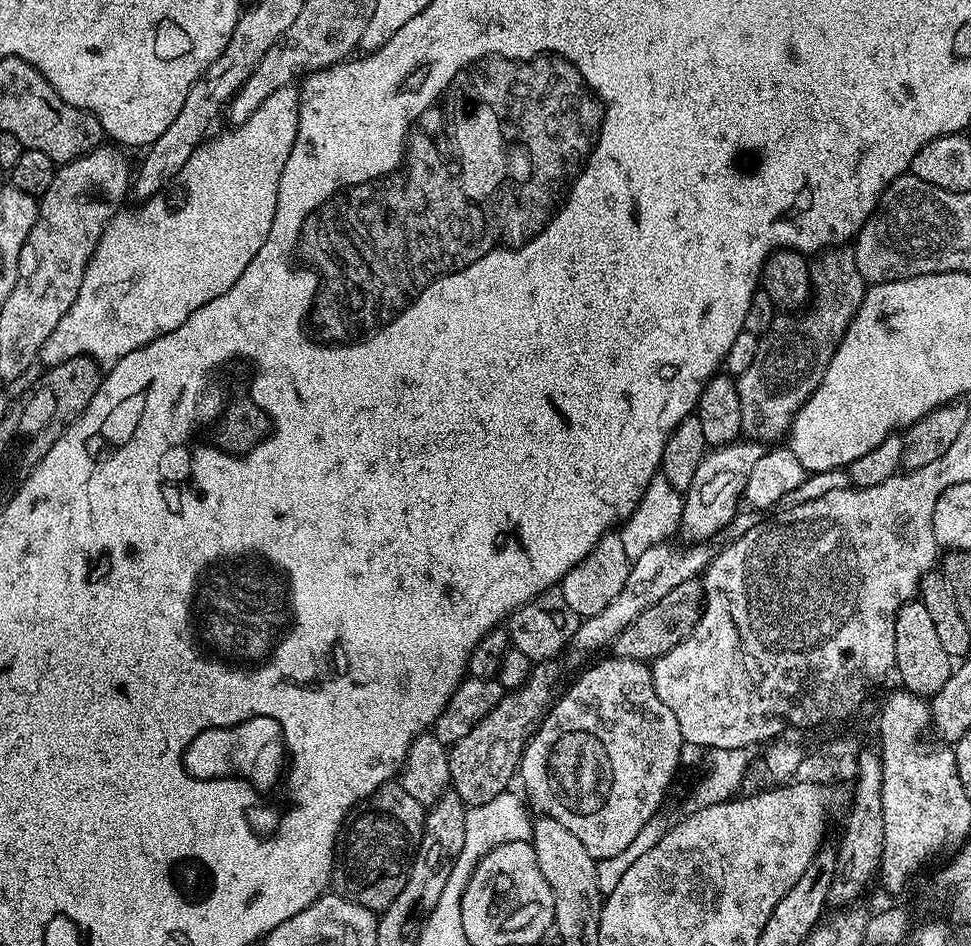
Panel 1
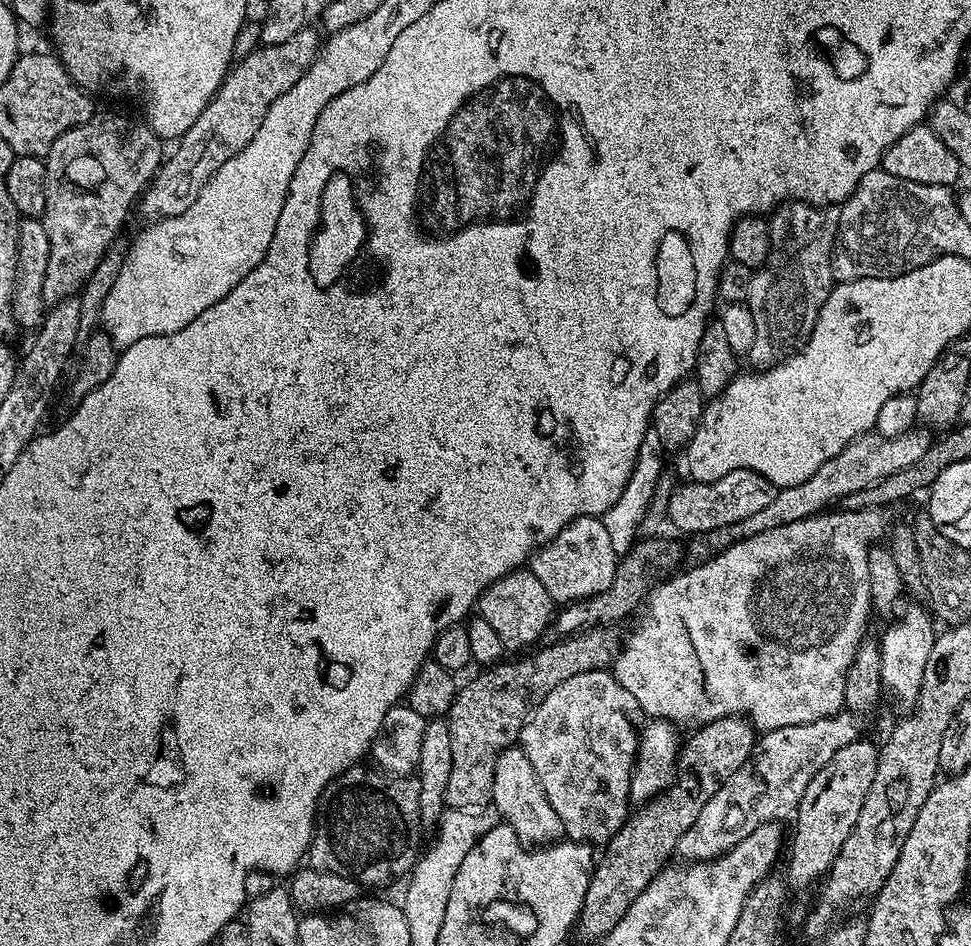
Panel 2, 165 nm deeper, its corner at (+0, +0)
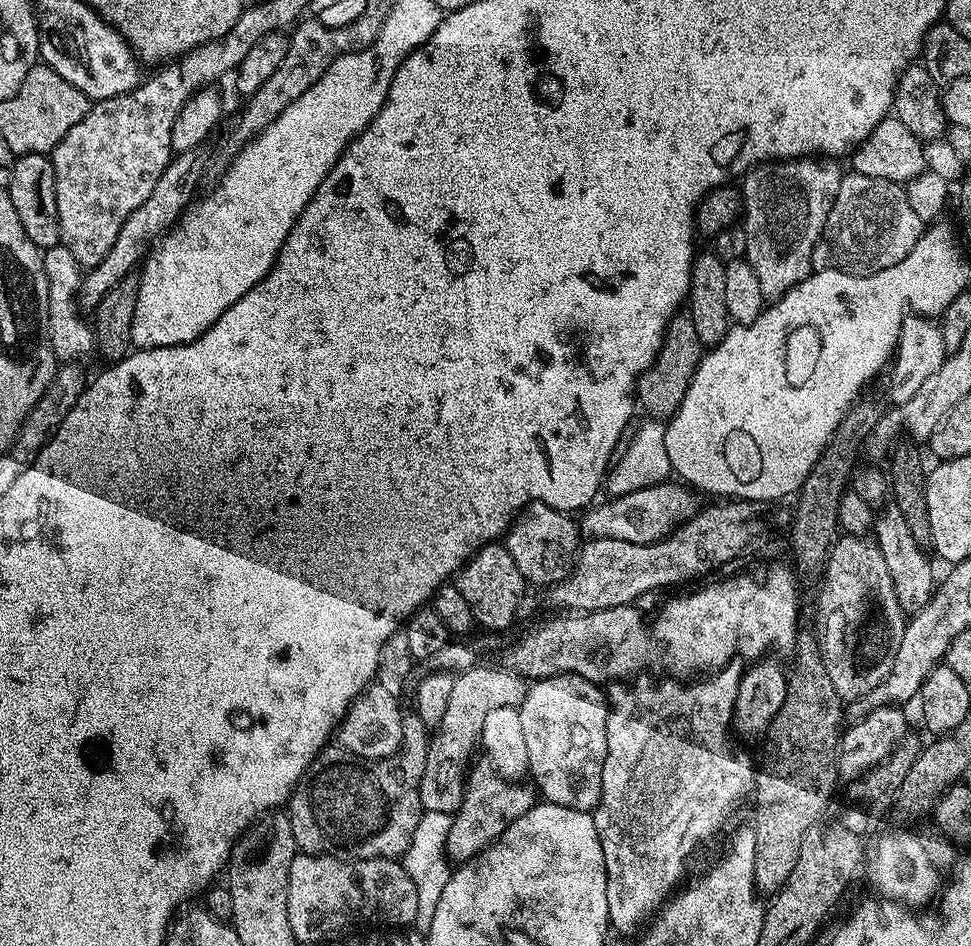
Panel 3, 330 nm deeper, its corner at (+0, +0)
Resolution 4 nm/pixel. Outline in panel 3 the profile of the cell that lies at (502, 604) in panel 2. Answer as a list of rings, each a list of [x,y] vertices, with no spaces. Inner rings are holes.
[[[489,542],[476,551],[456,573],[454,583],[462,590],[462,598],[470,605],[472,619],[481,629],[492,634],[503,633],[516,620],[516,611],[520,608],[520,595],[526,589],[526,581],[518,574],[518,566],[514,566],[514,558],[504,548],[503,543]]]

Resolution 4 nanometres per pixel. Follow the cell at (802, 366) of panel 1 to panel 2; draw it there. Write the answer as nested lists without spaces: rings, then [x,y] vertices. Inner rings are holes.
[[[789,200],[771,213],[768,229],[772,235],[772,249],[764,267],[753,271],[750,294],[746,301],[748,309],[754,314],[755,323],[753,348],[746,356],[749,361],[752,360],[751,367],[756,370],[767,370],[787,360],[814,330],[820,307],[824,305],[834,287],[832,251],[840,229],[840,209],[836,206],[804,204],[800,200]]]

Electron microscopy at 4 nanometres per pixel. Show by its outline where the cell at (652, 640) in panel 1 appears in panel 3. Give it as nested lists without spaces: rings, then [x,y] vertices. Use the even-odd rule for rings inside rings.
[[[475,666],[456,676],[446,711],[431,733],[426,754],[426,770],[420,775],[420,807],[424,812],[456,813],[464,797],[464,782],[473,763],[472,755],[480,748],[482,725],[490,710],[498,706],[519,706],[528,693],[529,681],[511,670]]]

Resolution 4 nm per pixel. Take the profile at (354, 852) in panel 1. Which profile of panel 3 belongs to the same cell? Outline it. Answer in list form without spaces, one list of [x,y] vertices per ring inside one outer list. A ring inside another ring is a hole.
[[[416,714],[405,715],[402,726],[402,742],[400,749],[393,756],[387,756],[381,760],[367,760],[361,756],[350,754],[339,746],[326,746],[310,762],[310,766],[302,774],[292,790],[292,799],[286,805],[286,815],[290,818],[290,826],[294,830],[294,842],[301,853],[310,856],[338,856],[345,860],[365,860],[366,858],[386,858],[394,860],[403,857],[405,850],[410,846],[410,838],[414,838],[414,830],[418,830],[418,822],[422,815],[420,807],[420,775],[426,770],[426,754],[428,753],[428,742],[430,739],[429,729],[425,728],[422,718]]]

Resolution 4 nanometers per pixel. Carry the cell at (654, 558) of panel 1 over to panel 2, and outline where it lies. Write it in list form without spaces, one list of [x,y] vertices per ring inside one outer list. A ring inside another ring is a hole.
[[[917,426],[906,434],[895,436],[893,440],[883,439],[876,434],[860,436],[845,446],[837,456],[822,462],[822,466],[818,466],[818,470],[814,470],[814,474],[810,474],[810,478],[806,478],[806,482],[802,482],[798,486],[779,489],[774,502],[770,502],[770,506],[758,510],[758,514],[737,524],[709,532],[703,539],[693,539],[696,540],[692,544],[693,554],[700,556],[696,558],[704,558],[709,553],[723,552],[724,549],[736,544],[739,540],[745,540],[754,534],[762,534],[766,530],[774,530],[774,526],[786,526],[790,522],[805,520],[825,511],[831,505],[828,504],[831,500],[832,503],[838,502],[844,495],[865,490],[866,487],[874,486],[879,480],[890,477],[890,474],[895,474],[898,470],[913,465],[918,458],[922,457],[922,454],[926,453],[927,448],[934,441],[933,437],[928,435],[930,432],[927,427]]]

